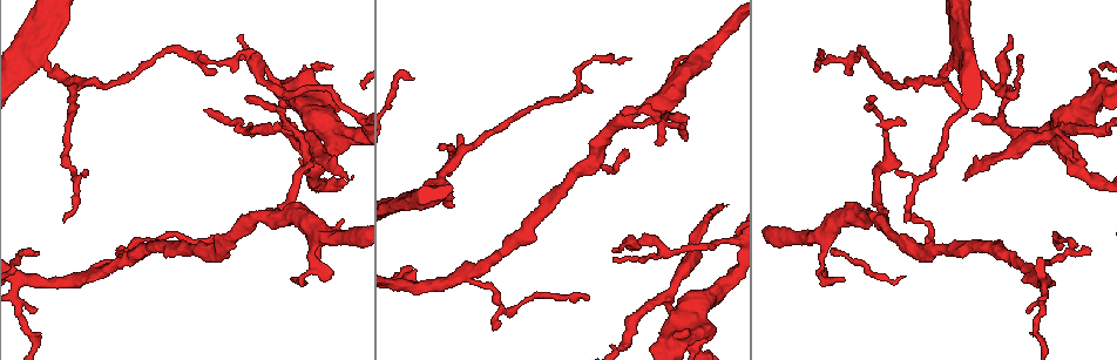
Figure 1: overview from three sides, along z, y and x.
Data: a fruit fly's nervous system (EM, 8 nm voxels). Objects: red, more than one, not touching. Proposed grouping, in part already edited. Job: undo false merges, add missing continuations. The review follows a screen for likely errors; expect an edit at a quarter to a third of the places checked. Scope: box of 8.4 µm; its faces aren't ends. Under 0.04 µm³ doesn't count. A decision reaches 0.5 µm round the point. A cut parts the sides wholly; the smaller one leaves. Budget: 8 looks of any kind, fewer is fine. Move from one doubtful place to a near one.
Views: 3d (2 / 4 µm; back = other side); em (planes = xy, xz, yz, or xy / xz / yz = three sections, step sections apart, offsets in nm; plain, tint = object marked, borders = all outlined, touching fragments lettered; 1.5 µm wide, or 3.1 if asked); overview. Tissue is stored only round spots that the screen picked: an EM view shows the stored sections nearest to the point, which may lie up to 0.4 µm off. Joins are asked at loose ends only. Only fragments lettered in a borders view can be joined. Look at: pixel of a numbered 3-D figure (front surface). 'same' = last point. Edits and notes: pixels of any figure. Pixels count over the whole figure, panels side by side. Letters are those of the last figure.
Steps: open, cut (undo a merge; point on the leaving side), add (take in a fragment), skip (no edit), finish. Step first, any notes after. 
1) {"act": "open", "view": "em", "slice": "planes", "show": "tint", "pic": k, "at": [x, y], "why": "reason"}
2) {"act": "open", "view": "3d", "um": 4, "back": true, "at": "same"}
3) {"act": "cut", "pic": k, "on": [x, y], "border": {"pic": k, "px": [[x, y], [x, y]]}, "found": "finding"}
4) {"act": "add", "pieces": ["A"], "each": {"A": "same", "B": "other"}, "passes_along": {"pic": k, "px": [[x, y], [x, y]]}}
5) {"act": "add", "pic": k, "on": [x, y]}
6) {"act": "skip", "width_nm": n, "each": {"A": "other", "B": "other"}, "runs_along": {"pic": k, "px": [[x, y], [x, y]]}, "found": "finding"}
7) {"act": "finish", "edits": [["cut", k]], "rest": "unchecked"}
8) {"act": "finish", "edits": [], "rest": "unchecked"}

{"act": "open", "view": "em", "slice": "xy", "step": 8, "show": "tint", "pic": 1, "at": [818, 50], "why": "an open end"}

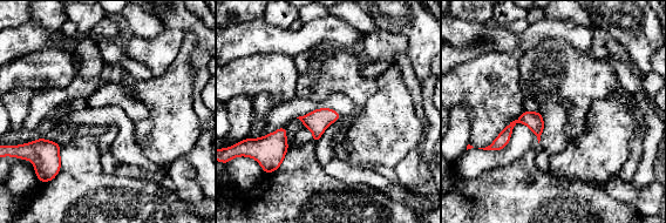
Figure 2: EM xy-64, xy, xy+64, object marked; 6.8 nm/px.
{"act": "open", "view": "em", "slice": "xy", "step": 8, "show": "borders", "at": "same", "why": "what lies round it"}

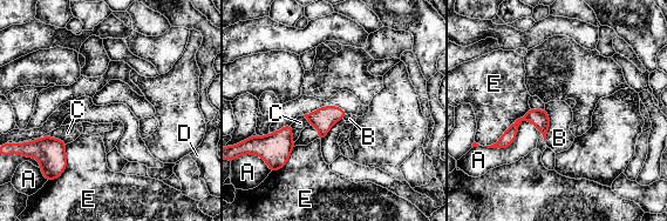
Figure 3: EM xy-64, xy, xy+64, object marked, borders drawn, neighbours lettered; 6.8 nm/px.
{"act": "skip", "each": {"A": "other", "B": "other", "C": "other", "D": "other", "E": "other"}, "border": {"pic": 3, "px": [[544, 108], [549, 118], [545, 140]]}, "found": "no lettered fragment goes on from it"}

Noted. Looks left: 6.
{"act": "open", "view": "em", "slice": "yz", "step": 8, "show": "tint", "pic": 1, "at": [1078, 164], "why": "abrupt turn"}

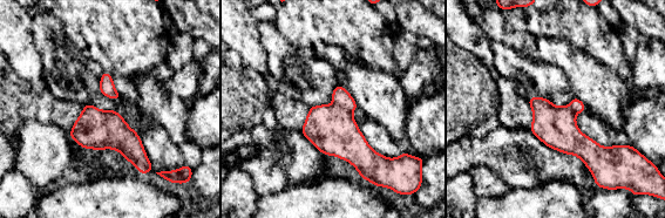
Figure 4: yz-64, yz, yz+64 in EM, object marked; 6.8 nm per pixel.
{"act": "open", "view": "em", "slice": "xz", "step": 4, "show": "borders", "at": "same", "why": "cut it another way"}

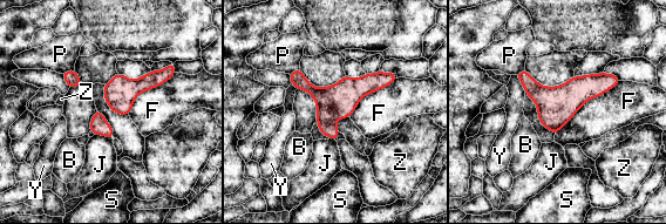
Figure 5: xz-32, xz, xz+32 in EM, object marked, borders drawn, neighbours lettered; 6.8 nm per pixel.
{"act": "cut", "pic": 5, "on": [332, 131], "width_nm": 220, "each": {"B": "other", "F": "other", "J": "other", "P": "other", "S": "other", "Y": "other", "Z": "other"}, "border": {"pic": 5, "px": [[318, 122], [334, 126]]}, "found": "a second cell is stuck on"}

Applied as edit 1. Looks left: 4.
{"act": "finish", "edits": [["cut", 5]], "rest": "unchecked"}

